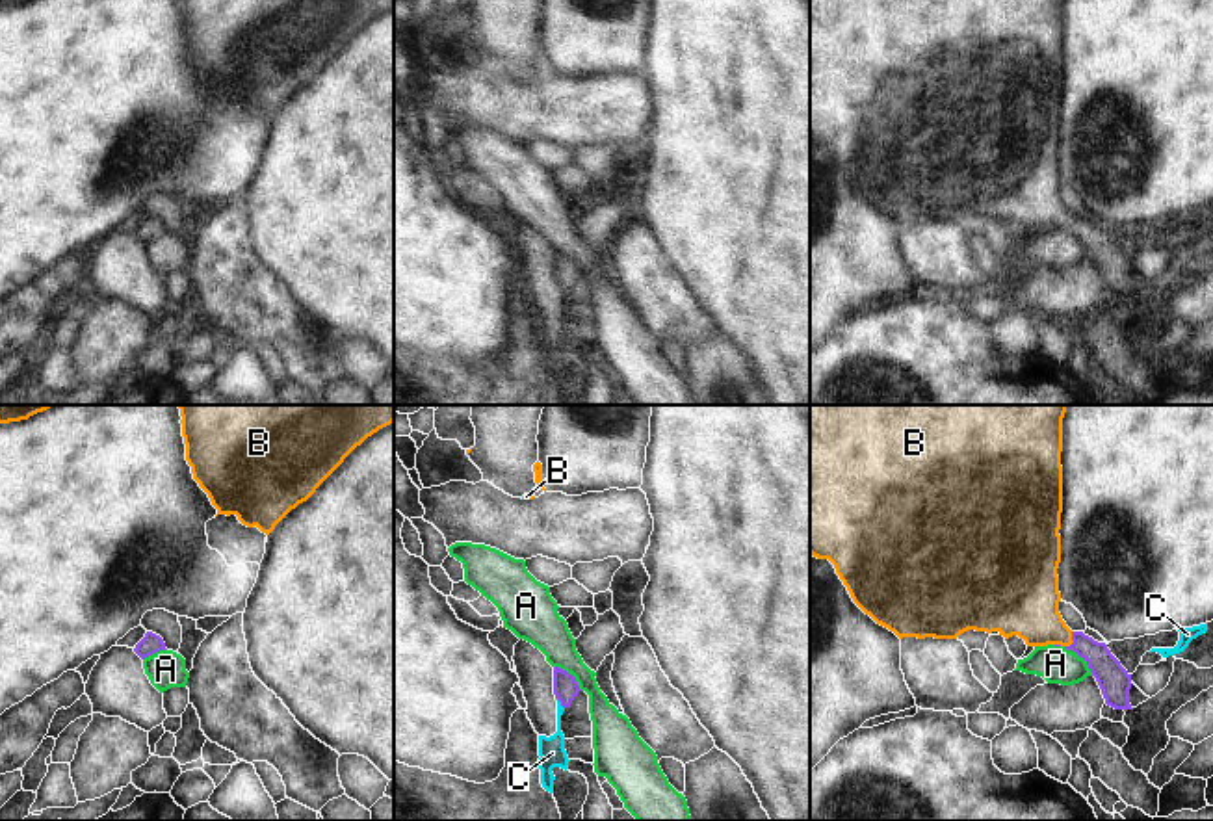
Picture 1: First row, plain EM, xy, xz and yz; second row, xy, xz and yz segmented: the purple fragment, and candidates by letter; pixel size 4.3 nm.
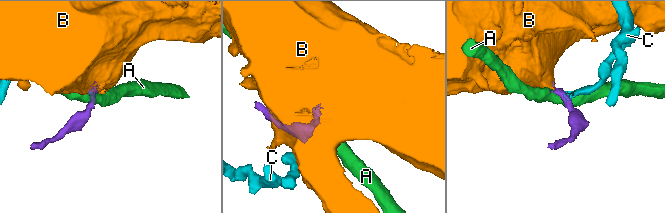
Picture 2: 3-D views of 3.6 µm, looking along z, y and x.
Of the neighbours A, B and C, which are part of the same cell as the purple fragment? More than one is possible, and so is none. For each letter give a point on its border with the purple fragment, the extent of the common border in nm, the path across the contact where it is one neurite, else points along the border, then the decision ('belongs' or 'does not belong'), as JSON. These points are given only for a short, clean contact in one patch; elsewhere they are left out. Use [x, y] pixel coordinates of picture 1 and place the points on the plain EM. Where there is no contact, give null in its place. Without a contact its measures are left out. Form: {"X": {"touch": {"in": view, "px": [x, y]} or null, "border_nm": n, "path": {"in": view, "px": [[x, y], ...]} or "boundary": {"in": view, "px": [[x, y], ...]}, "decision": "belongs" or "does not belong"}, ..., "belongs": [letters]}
{"A": {"touch": {"in": "yz", "px": [1082, 240]}, "border_nm": 180, "boundary": {"in": "yz", "px": [[1063, 231], [1076, 236], [1093, 259]]}, "decision": "does not belong"}, "B": {"touch": {"in": "yz", "px": [1072, 223]}, "border_nm": 80, "path": {"in": "yz", "px": [[1113, 264], [1072, 223], [1061, 220], [1028, 186]]}, "decision": "belongs"}, "C": {"touch": {"in": "xz", "px": [560, 285]}, "border_nm": 70, "boundary": {"in": "xz", "px": [[556, 281], [563, 292]]}, "decision": "does not belong"}, "belongs": ["B"]}

